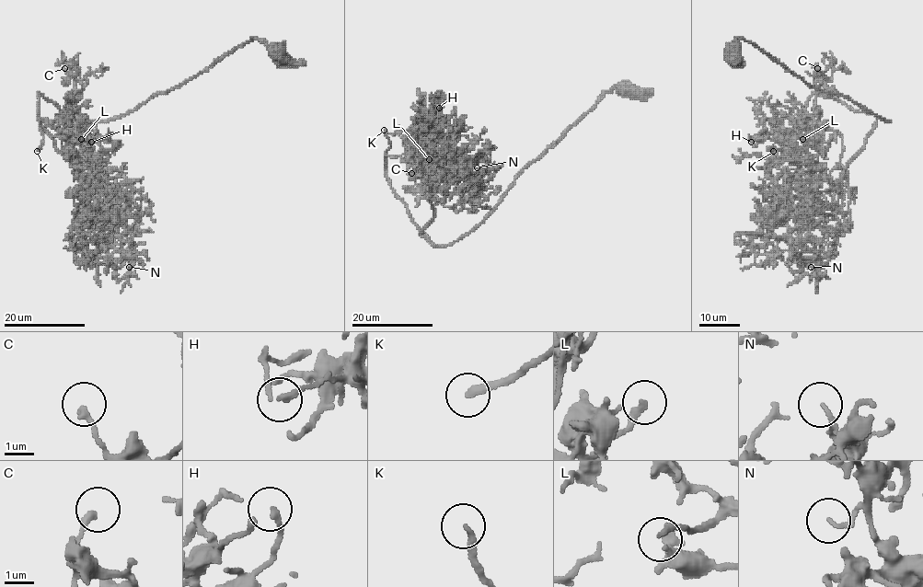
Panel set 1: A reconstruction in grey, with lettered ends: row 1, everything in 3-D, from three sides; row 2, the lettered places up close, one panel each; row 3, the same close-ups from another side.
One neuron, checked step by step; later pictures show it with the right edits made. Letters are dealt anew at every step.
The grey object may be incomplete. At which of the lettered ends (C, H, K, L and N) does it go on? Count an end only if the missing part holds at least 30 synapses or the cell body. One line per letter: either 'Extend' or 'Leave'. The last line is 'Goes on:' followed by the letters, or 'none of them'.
C: Leave
H: Leave
K: Extend
L: Extend
N: Leave
Goes on: K, L

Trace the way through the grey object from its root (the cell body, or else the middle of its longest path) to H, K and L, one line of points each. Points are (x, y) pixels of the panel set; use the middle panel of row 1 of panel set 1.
H: (625, 88), (608, 90), (478, 225), (446, 246), (419, 228), (385, 172), (385, 155), (415, 160), (439, 108)
K: (625, 88), (608, 90), (522, 170), (478, 225), (446, 246), (430, 241), (391, 187), (384, 130)
L: (625, 88), (608, 90), (446, 246), (419, 228), (385, 172), (385, 155), (410, 160), (418, 176), (429, 159)

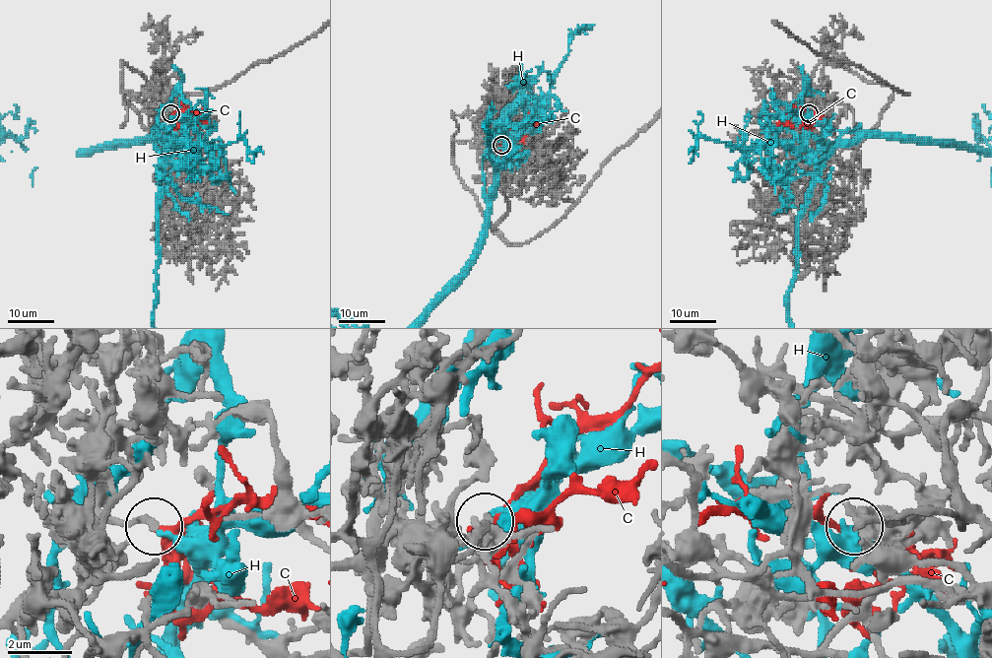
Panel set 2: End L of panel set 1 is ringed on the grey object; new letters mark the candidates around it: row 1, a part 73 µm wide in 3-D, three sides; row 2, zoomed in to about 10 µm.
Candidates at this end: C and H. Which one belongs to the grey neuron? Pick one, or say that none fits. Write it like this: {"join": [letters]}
{"join": ["C"]}

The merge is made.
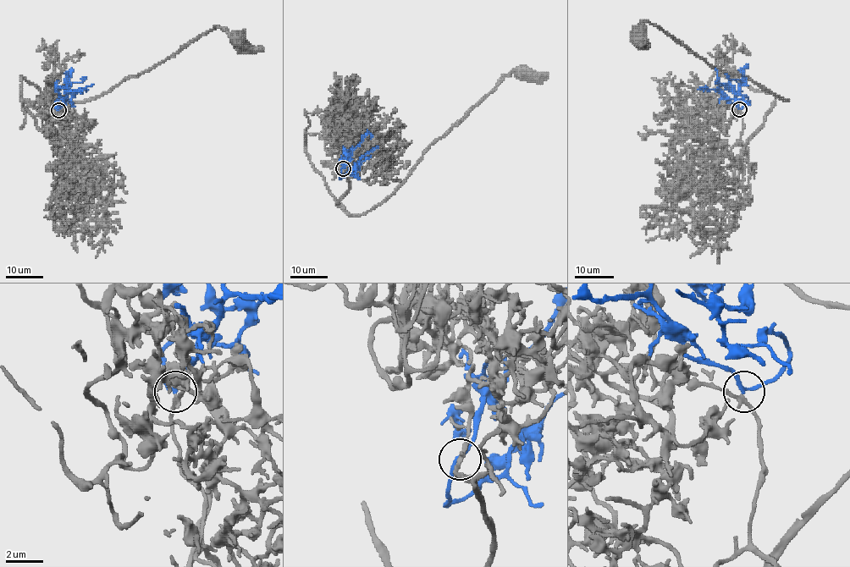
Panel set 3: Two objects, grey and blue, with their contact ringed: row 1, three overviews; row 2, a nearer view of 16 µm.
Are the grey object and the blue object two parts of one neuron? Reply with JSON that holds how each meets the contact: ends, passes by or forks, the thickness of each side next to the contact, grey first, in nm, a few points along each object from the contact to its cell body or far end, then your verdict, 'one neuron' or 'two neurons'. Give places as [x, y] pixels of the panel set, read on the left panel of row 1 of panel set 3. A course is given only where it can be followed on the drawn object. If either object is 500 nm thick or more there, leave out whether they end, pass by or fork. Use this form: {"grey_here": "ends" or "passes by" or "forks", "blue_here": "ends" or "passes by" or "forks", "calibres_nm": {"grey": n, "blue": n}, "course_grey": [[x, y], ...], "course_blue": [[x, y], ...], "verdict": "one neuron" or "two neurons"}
{"grey_here": "passes by", "blue_here": "passes by", "calibres_nm": {"grey": 190, "blue": 180}, "course_grey": [[58, 111], [68, 156], [62, 163], [64, 126], [51, 101], [100, 96], [216, 26], [238, 41]], "course_blue": [[58, 111], [57, 101], [62, 98], [69, 101], [73, 95], [66, 92], [65, 85], [80, 83], [86, 76]], "verdict": "one neuron"}

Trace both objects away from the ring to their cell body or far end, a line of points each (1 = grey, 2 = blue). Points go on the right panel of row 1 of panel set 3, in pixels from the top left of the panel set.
1: (739, 109), (747, 156), (736, 164), (775, 98), (787, 98), (719, 70), (647, 21), (637, 36)
2: (739, 109), (748, 102), (746, 96), (736, 99), (734, 92), (742, 81), (730, 80), (725, 74)

